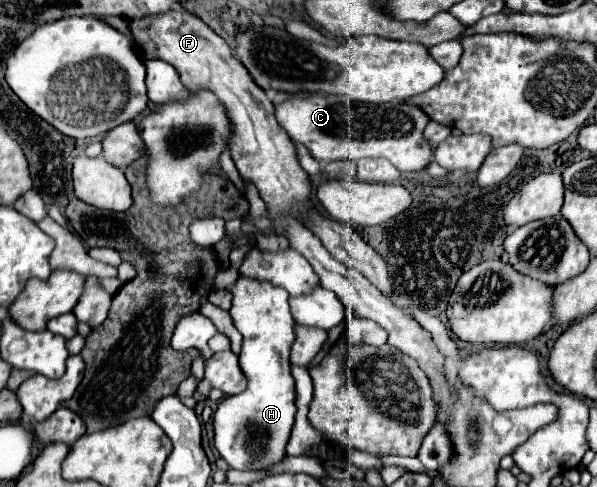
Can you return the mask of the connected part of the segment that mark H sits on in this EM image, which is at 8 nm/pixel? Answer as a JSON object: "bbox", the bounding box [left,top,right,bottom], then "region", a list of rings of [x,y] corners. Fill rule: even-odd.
{"bbox":[213,278,295,470],"region":[[[239,278],[231,288],[233,306],[231,316],[235,328],[243,334],[243,348],[239,354],[239,366],[247,376],[247,388],[241,394],[227,396],[219,402],[217,412],[213,414],[213,428],[215,428],[215,448],[219,450],[221,458],[233,470],[267,470],[287,456],[285,446],[291,438],[291,428],[295,422],[295,380],[291,376],[291,362],[289,352],[291,344],[295,342],[295,320],[289,312],[289,294],[283,288],[275,288],[267,282],[257,282],[249,278]]]}

